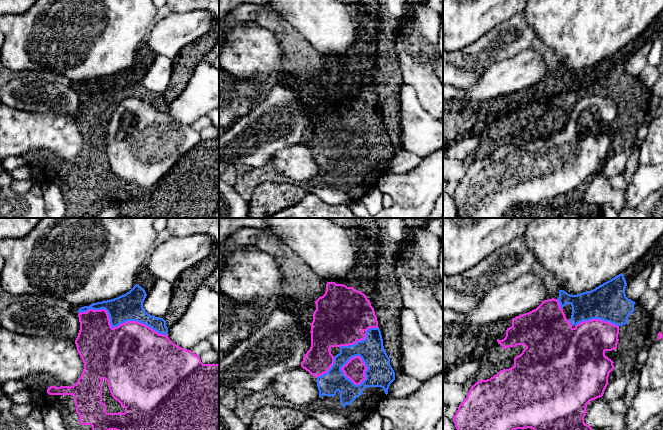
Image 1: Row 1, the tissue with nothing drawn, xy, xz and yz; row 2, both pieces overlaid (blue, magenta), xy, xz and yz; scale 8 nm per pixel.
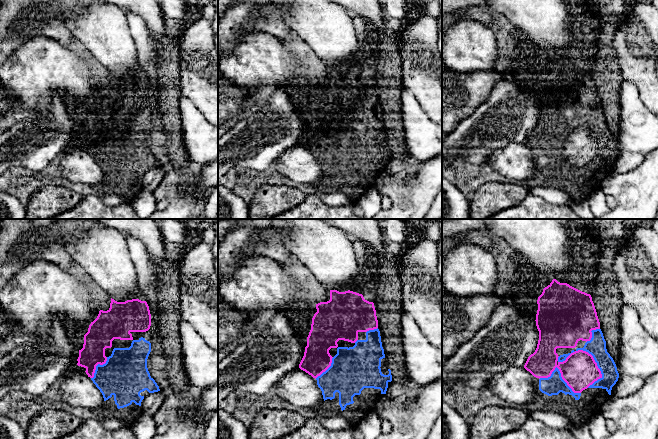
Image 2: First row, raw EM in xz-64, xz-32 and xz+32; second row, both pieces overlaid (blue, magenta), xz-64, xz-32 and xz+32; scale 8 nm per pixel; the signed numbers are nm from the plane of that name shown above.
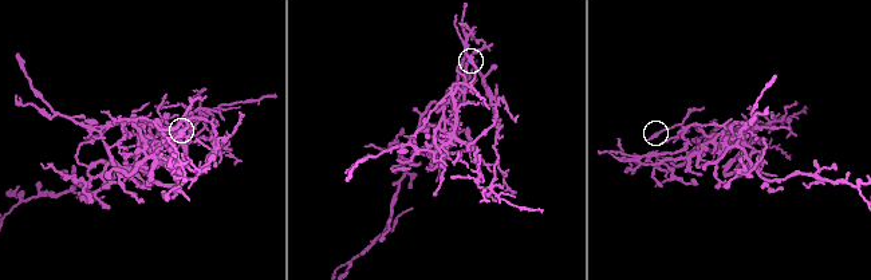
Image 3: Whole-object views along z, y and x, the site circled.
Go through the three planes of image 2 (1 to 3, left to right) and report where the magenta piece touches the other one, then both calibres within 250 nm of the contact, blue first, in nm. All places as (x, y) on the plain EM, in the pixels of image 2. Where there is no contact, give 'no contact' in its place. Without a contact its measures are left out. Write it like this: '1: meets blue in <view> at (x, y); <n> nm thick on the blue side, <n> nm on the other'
1: meets blue in xz-64 at (97, 141); 380 nm thick on the blue side, 220 nm on the other
2: meets blue in xz-32 at (327, 145); 360 nm thick on the blue side, 220 nm on the other
3: meets blue in xz+32 at (584, 126); 150 nm thick on the blue side, 320 nm on the other

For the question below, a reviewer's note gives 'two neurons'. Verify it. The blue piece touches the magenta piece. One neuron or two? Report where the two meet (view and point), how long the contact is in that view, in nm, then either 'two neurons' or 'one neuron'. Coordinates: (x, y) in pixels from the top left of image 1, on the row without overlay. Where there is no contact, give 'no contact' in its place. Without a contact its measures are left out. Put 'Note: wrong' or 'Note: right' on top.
Note: wrong
meets blue in xy at (118, 101); contact 750 nm long; one neuron

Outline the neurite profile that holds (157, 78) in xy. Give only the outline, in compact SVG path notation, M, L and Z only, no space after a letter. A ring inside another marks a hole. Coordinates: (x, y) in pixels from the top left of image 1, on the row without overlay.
M154 55L144 78L144 86L151 92L165 94L169 88L172 76L173 61L171 58Z

